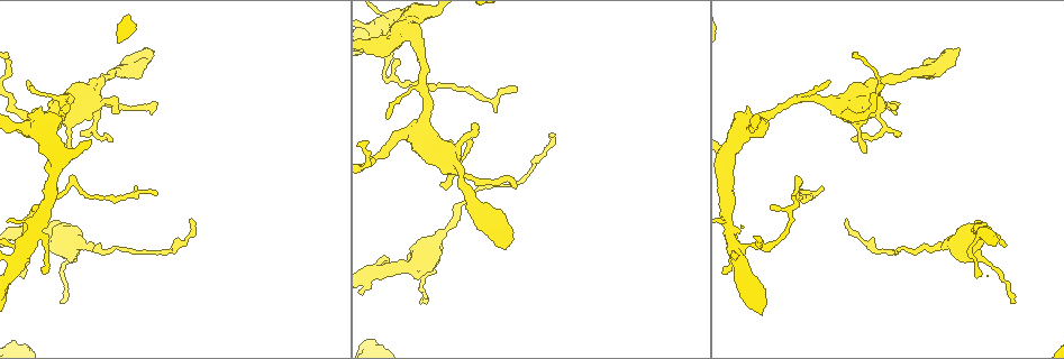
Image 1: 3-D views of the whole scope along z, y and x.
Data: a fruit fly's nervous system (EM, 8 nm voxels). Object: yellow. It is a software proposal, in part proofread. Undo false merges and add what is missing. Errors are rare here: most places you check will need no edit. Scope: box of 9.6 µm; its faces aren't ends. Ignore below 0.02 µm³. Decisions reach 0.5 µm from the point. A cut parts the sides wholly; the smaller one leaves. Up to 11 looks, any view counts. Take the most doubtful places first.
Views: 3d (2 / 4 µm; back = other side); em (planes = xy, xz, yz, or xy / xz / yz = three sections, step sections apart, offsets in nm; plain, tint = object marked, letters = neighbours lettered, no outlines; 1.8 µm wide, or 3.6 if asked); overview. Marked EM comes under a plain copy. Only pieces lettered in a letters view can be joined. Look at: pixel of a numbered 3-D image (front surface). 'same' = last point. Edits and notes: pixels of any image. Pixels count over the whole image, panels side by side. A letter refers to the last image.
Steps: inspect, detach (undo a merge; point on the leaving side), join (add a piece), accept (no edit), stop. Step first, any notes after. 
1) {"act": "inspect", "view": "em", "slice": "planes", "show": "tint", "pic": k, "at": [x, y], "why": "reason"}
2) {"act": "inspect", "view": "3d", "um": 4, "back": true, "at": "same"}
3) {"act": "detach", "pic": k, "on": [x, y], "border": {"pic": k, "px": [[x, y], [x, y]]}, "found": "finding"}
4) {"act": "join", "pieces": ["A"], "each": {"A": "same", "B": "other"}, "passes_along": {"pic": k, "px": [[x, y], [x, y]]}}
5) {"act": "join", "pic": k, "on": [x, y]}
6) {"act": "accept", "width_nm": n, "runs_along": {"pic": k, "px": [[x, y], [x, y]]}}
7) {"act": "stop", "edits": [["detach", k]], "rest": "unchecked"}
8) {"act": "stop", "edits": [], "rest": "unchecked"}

{"act": "inspect", "view": "3d", "um": 4, "pic": 1, "at": [25, 245], "why": "sudden change in width"}

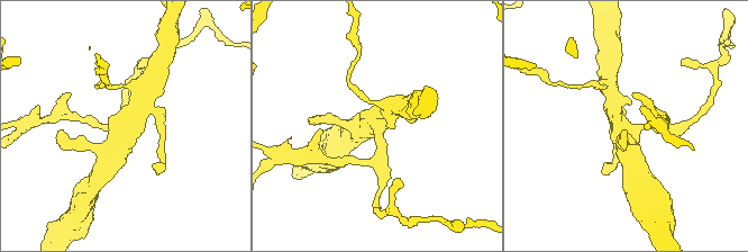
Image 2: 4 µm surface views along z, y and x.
{"act": "inspect", "view": "em", "slice": "xy", "step": 8, "show": "tint", "pic": 2, "at": [129, 127]}

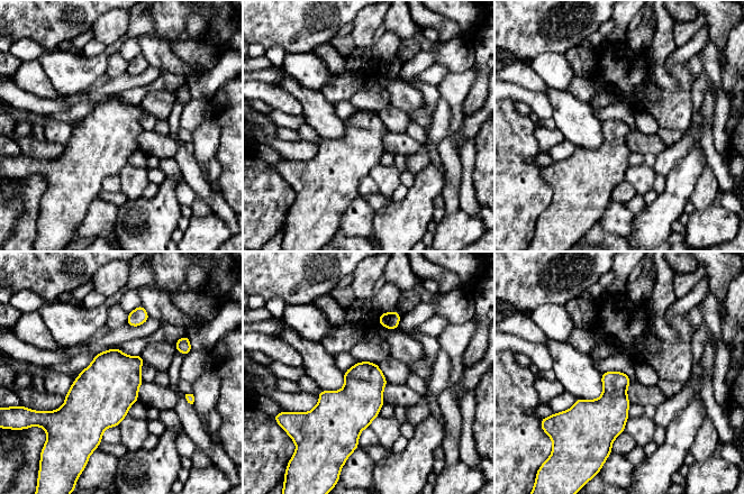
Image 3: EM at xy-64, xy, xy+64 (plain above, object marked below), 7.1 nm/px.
{"act": "inspect", "view": "em", "slice": "yz", "step": 8, "show": "letters", "at": "same", "why": "another direction"}

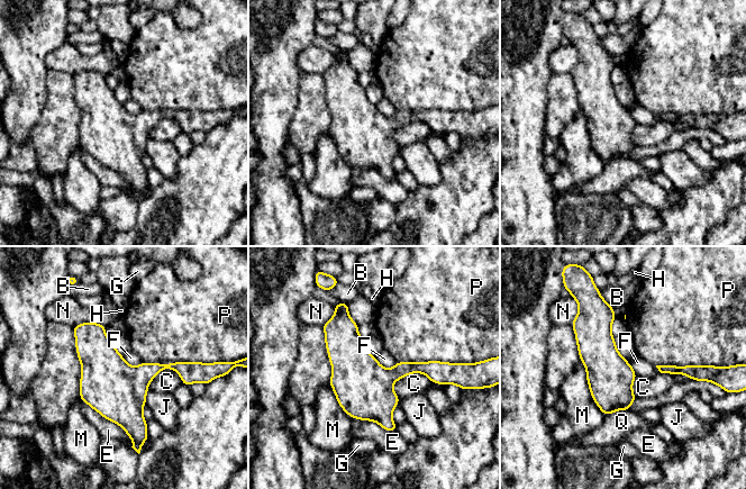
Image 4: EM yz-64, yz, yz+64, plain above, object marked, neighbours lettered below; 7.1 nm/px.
{"act": "accept", "each": {"B": "other", "C": "other", "E": "other", "F": "other", "G": "other", "H": "other", "J": "other", "M": "other", "N": "other", "P": "other", "Q": "other"}, "border": {"pic": 4, "px": [[375, 358], [388, 369], [396, 363]]}, "found": "all the same cell"}

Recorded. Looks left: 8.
{"act": "inspect", "view": "em", "um": 3.6, "slice": "yz", "step": 16, "show": "tint", "pic": 1, "at": [93, 105], "why": "four or more arms meet"}

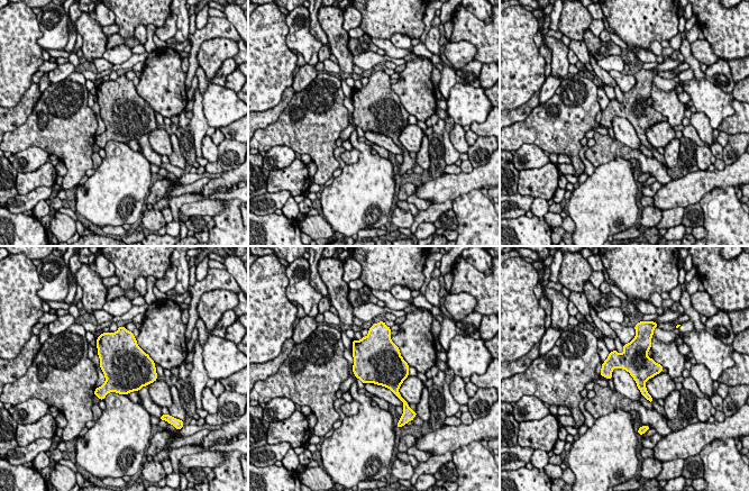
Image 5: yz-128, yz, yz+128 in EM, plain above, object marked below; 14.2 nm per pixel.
{"act": "inspect", "view": "em", "um": 3.6, "slice": "planes", "show": "tint", "at": "same"}

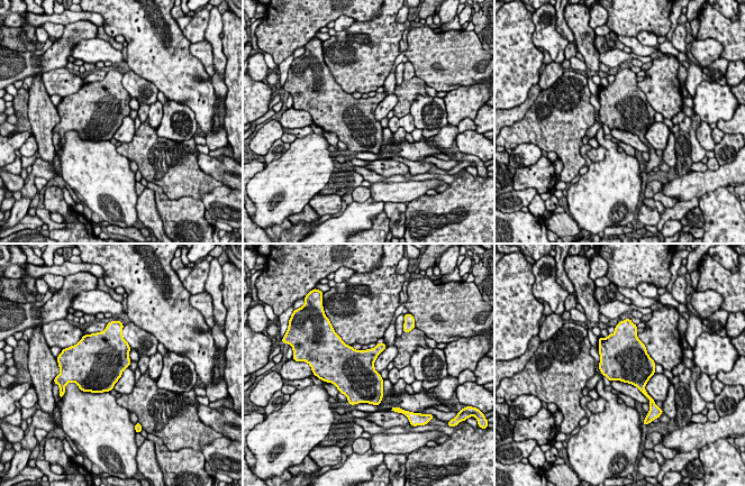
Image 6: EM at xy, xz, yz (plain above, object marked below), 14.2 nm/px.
{"act": "inspect", "view": "em", "um": 3.6, "slice": "planes", "show": "letters", "at": "same", "why": "see the neighbours"}

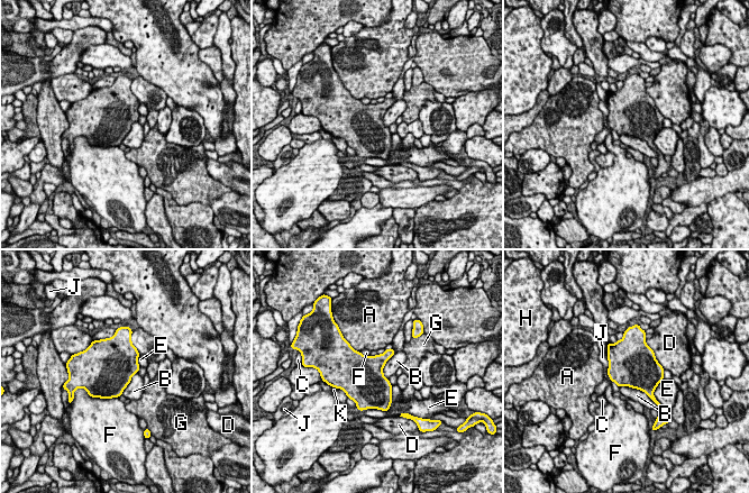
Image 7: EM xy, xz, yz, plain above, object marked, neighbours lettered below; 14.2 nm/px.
{"act": "accept", "each": {"A": "other", "B": "other", "C": "other", "D": "other", "E": "other", "F": "other", "G": "other", "H": "other", "J": "other", "K": "other"}, "border": {"pic": 7, "px": [[619, 386], [637, 387], [656, 403]]}, "found": "one cell here"}

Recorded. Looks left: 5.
{"act": "inspect", "view": "3d", "um": 2, "pic": 1, "at": [189, 220], "why": "free end"}

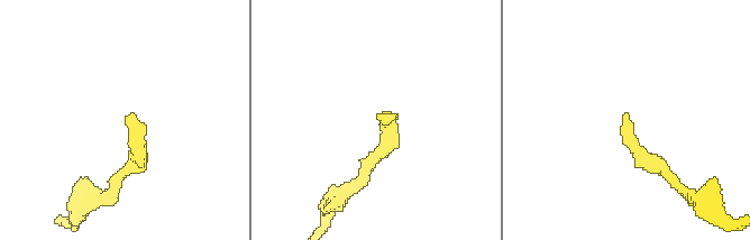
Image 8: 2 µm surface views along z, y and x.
{"act": "inspect", "view": "em", "slice": "yz", "step": 4, "show": "letters", "pic": 8, "at": [128, 116]}

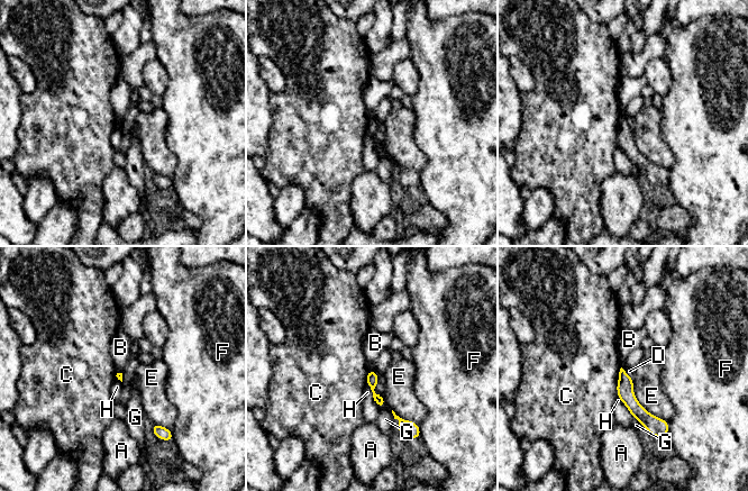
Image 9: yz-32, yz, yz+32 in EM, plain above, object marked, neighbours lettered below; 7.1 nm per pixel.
{"act": "accept", "each": {"A": "other", "B": "other", "C": "other", "D": "other", "E": "other", "F": "other", "G": "other", "H": "other"}, "found": "none of them fits"}

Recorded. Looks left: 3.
{"act": "inspect", "view": "3d", "um": 4, "pic": 1, "at": [988, 235], "why": "thick turns thin"}

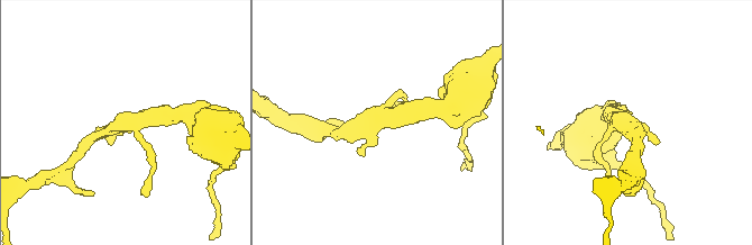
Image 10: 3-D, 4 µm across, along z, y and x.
{"act": "inspect", "view": "em", "slice": "xz", "step": 4, "show": "letters", "pic": 10, "at": [375, 121]}

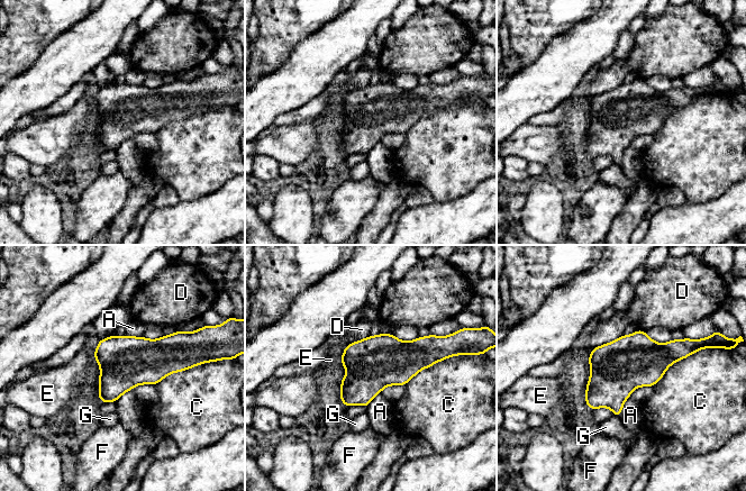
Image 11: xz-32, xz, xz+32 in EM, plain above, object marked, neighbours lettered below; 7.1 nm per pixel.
{"act": "accept", "width_nm": 380, "each": {"A": "other", "C": "other", "D": "other", "E": "other", "F": "other", "G": "other"}, "border": {"pic": 11, "px": [[629, 397], [624, 403], [619, 417]]}, "found": "one cell here"}

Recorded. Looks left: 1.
{"act": "stop", "edits": [], "rest": "unchecked"}

